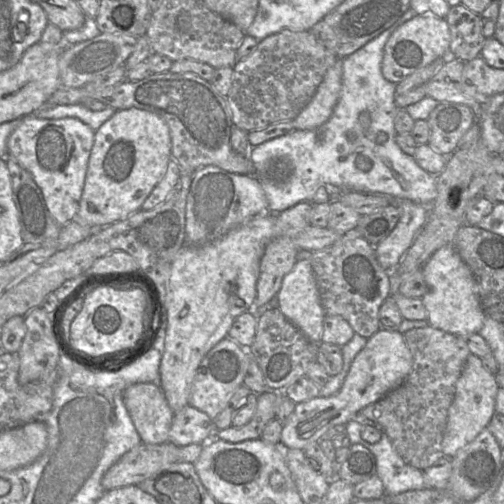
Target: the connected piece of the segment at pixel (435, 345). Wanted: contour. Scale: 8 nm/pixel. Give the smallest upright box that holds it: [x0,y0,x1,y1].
[352,325,470,471]

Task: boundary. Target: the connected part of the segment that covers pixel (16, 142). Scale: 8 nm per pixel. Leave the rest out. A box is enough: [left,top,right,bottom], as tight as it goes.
[7,114,95,227]

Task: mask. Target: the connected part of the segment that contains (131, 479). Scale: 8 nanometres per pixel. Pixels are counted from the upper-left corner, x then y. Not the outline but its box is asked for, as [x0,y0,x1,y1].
[101,443,179,491]

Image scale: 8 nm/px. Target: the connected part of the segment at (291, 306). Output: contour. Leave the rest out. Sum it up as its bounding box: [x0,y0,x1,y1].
[277,259,325,344]

